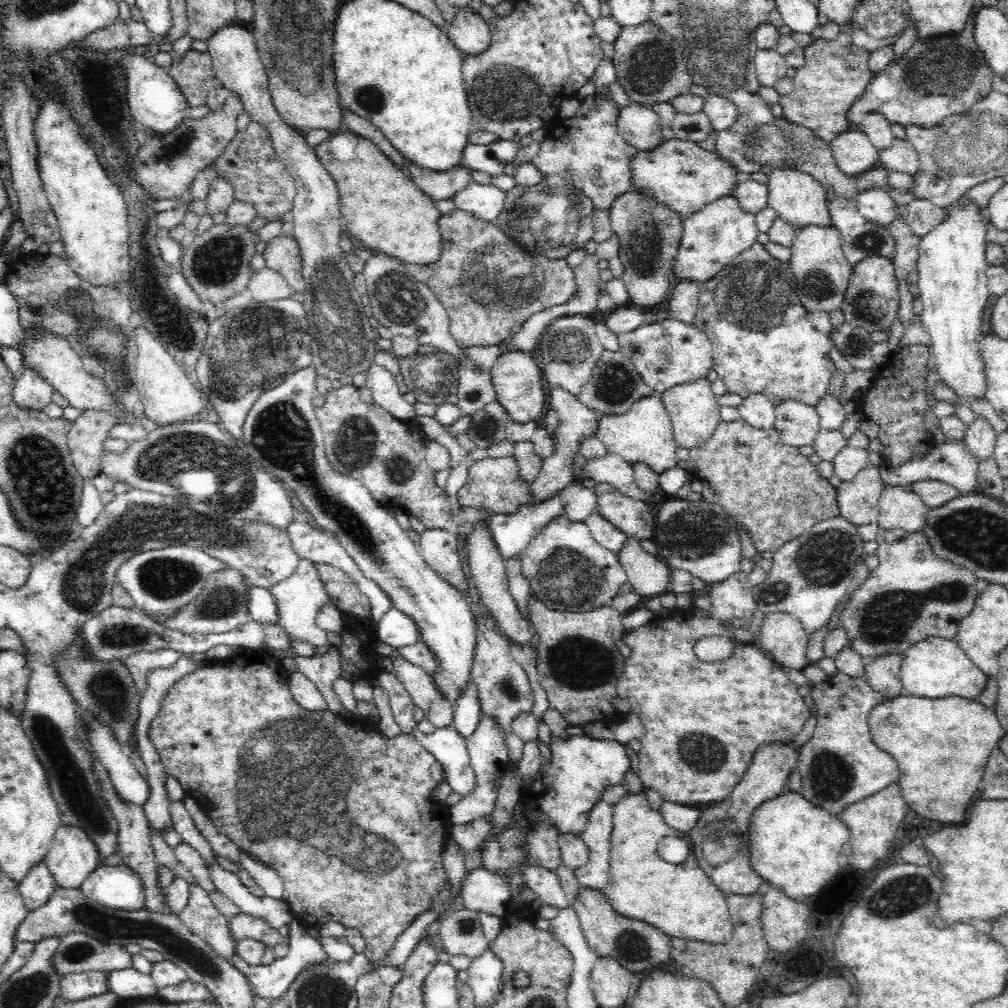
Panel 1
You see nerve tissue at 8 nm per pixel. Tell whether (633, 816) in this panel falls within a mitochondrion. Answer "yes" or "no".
no

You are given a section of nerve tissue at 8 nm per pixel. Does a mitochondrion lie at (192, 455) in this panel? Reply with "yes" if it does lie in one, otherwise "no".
yes

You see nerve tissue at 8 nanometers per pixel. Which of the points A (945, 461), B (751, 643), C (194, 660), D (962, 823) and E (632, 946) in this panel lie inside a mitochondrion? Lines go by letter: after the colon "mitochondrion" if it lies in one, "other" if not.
A: other
B: other
C: other
D: other
E: mitochondrion

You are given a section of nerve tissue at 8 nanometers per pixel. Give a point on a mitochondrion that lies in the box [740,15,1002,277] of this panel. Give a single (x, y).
(946, 71)

